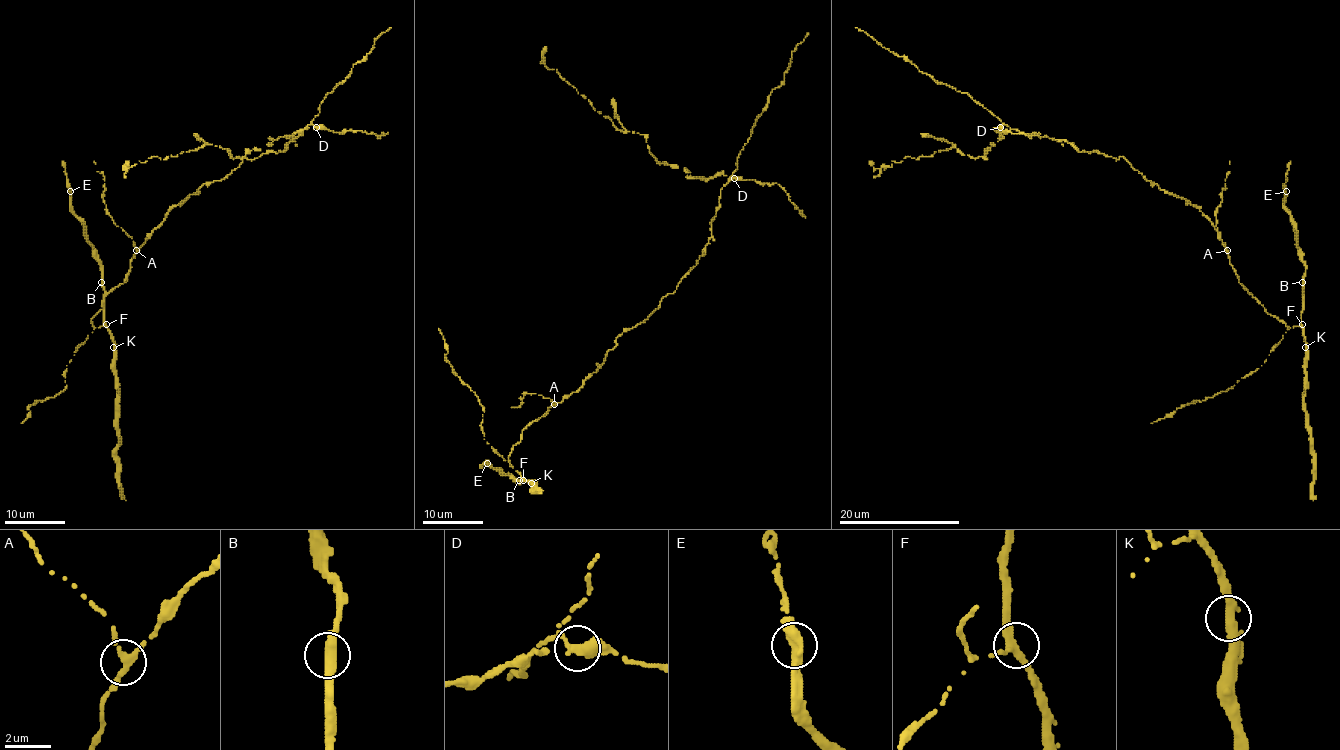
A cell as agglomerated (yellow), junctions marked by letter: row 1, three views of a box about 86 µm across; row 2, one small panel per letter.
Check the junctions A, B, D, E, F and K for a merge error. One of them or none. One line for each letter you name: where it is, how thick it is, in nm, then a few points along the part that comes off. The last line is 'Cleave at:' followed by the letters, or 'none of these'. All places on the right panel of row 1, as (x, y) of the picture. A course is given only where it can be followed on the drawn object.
D: Place: (1000, 127). Thickness 320 nm. Course of the part to remove: (1001, 128), (984, 158), (963, 155), (954, 144), (890, 167), (869, 161)
Cleave at: D

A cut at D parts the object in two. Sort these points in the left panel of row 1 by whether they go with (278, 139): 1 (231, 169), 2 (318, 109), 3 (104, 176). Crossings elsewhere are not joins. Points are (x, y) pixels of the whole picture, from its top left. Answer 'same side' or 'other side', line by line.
1: other side
2: other side
3: other side

